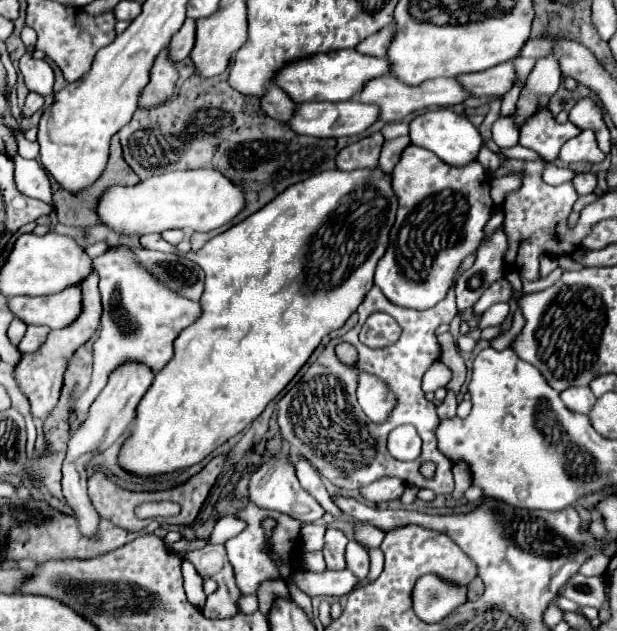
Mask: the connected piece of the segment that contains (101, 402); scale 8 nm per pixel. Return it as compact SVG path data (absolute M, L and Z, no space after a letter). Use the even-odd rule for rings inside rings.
M122 363L120 367L116 367L110 373L110 379L106 383L106 387L102 389L102 393L96 397L96 401L90 407L90 413L86 417L86 421L80 425L80 429L70 437L68 441L68 449L66 449L66 459L62 465L62 493L66 503L72 509L72 515L78 523L78 529L82 535L86 537L94 537L98 533L98 513L94 509L94 505L90 503L88 491L86 491L86 467L84 463L88 461L88 457L102 453L106 447L110 447L122 433L124 429L130 425L130 421L136 417L136 407L140 403L140 399L144 397L144 393L148 391L148 387L154 381L154 371L144 365L144 363Z

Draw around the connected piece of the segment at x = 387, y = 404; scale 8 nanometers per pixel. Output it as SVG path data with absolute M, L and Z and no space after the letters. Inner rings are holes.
M362 373L358 381L358 403L372 421L380 423L392 411L394 395L386 389L384 383L380 383L380 379Z

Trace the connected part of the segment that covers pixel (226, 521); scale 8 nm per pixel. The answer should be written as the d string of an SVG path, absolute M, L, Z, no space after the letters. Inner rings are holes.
M228 515L228 517L222 517L214 531L212 531L212 537L210 537L210 543L224 543L226 539L230 539L232 535L238 535L242 531L244 523L240 519L236 519L234 515Z

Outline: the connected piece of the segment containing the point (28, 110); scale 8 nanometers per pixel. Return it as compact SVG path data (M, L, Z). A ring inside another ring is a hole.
M30 91L28 97L26 97L26 103L24 103L24 109L22 109L22 115L32 115L36 111L40 111L44 107L44 97L40 93L34 93Z

